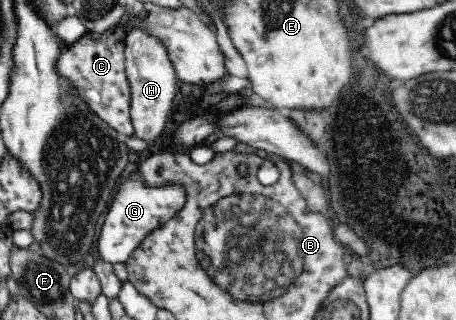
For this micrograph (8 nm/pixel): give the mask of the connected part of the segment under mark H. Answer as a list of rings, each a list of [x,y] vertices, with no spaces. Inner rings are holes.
[[[134,28],[127,33],[125,72],[131,89],[130,113],[134,133],[146,141],[149,149],[163,139],[166,121],[171,115],[172,99],[176,97],[177,75],[162,43],[142,28]]]

